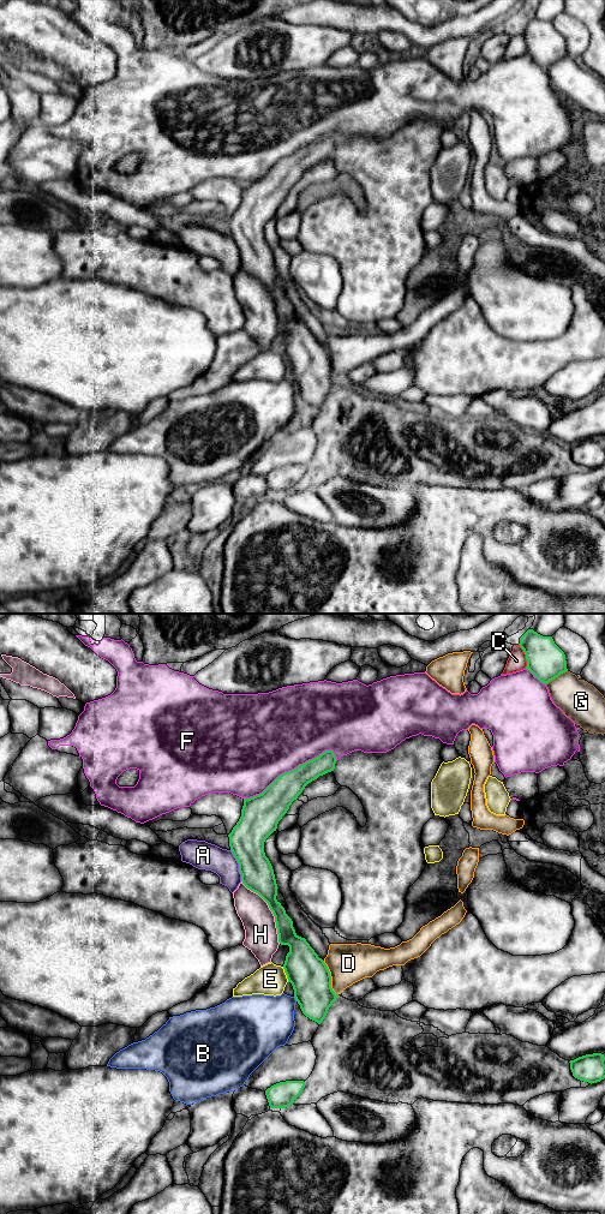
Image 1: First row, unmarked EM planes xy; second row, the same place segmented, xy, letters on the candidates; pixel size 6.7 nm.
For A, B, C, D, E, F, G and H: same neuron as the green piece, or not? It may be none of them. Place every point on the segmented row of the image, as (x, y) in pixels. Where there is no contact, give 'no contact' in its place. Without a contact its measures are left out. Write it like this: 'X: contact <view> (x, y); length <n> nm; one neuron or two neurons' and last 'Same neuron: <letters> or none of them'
A: contact xy (239, 865); length 220 nm; two neurons
B: contact xy (295, 999); length 40 nm; two neurons
C: contact xy (526, 656); length 180 nm; two neurons
D: contact xy (330, 978); length 260 nm; two neurons
E: contact xy (286, 974); length 110 nm; two neurons
F: contact xy (288, 771); length 700 nm; two neurons
G: contact xy (556, 676); length 180 nm; two neurons
H: contact xy (270, 909); length 500 nm; one neuron
Same neuron: H

